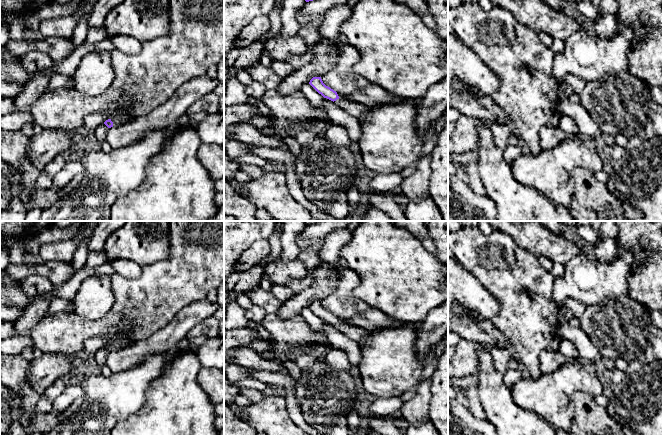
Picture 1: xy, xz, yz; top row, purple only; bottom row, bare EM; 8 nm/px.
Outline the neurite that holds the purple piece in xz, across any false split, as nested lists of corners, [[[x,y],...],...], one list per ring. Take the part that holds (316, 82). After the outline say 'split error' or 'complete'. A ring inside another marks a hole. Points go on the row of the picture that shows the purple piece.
[[[313,77],[309,84],[324,98],[333,101],[338,108],[346,111],[355,118],[364,118],[368,112],[368,107],[359,103],[347,101],[345,98],[340,98],[336,91],[323,83],[321,77]]] | split error

